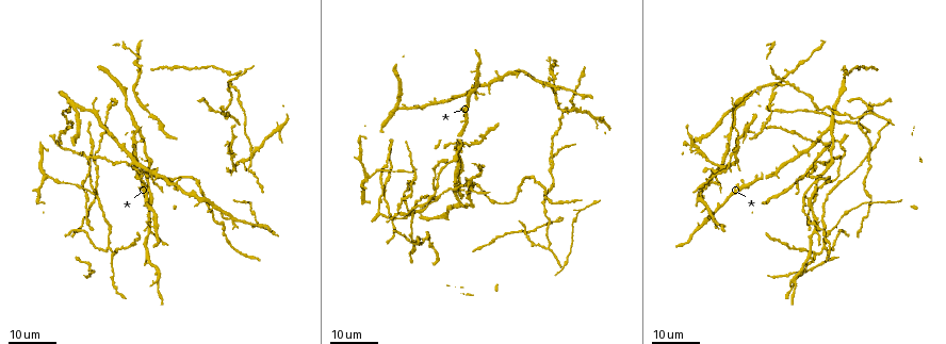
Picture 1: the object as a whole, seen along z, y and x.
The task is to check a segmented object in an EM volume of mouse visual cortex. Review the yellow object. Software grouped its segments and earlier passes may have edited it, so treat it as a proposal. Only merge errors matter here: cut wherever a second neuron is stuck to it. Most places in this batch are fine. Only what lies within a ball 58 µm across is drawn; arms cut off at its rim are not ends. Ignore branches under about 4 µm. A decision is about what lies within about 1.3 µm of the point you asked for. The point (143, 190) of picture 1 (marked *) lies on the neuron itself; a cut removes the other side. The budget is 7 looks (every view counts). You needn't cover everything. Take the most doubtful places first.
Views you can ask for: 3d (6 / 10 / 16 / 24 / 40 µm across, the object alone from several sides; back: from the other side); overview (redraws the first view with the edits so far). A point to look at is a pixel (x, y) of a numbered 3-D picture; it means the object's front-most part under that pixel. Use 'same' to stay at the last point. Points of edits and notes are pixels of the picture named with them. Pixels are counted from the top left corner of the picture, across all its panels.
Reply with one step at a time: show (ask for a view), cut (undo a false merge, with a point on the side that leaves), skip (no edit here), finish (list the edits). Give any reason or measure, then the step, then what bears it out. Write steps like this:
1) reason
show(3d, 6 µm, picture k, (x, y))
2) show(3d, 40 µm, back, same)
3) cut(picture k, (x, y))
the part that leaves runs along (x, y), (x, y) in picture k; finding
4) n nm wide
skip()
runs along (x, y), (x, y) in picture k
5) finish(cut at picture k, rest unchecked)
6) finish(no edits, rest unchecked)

three-way junction
show(3d, 16 µm, picture 1, (90, 160))

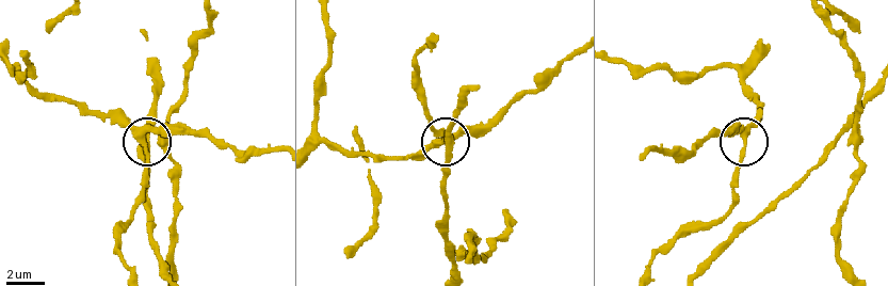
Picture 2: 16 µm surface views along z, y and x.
show(3d, 6 µm, picture 2, (141, 142))

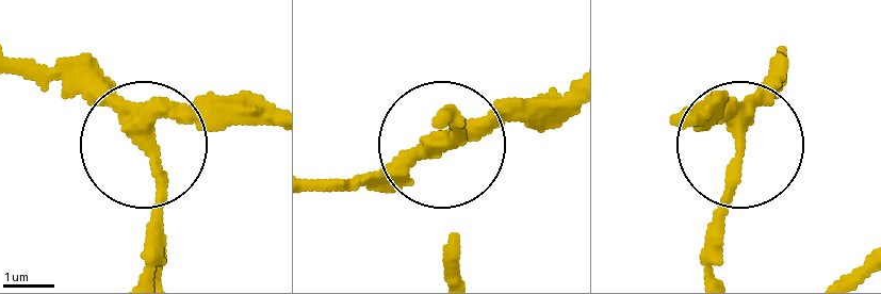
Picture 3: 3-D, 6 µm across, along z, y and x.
3 arms
skip()
runs along (264, 126), (175, 113), (136, 134), (65, 66) in picture 3; one neuron here

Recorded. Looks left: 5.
side arm on a straight run
show(3d, 24 µm, picture 1, (89, 180))

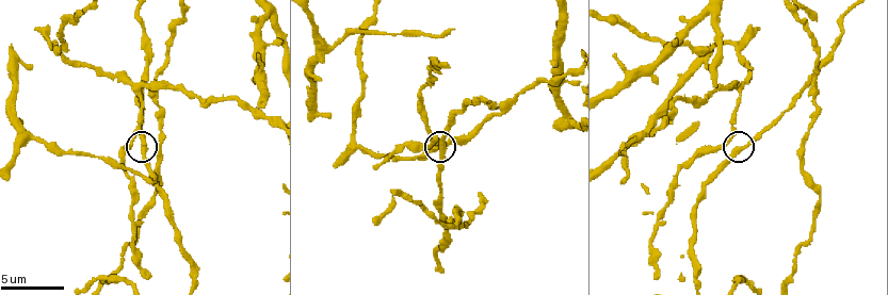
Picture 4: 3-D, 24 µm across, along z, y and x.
show(3d, 6 µm, picture 4, (145, 149))

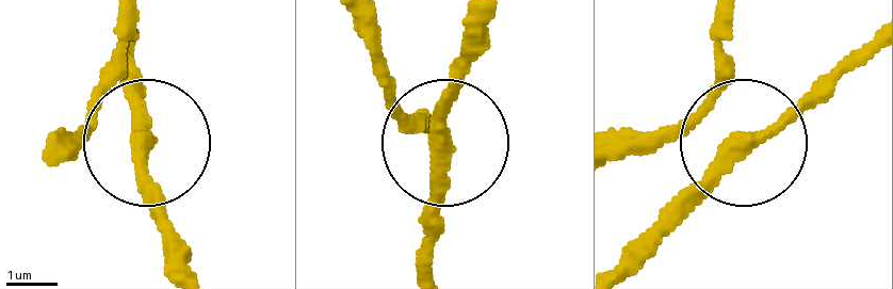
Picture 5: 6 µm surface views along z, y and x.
show(3d, 6 µm, back, picture 5, (739, 147))

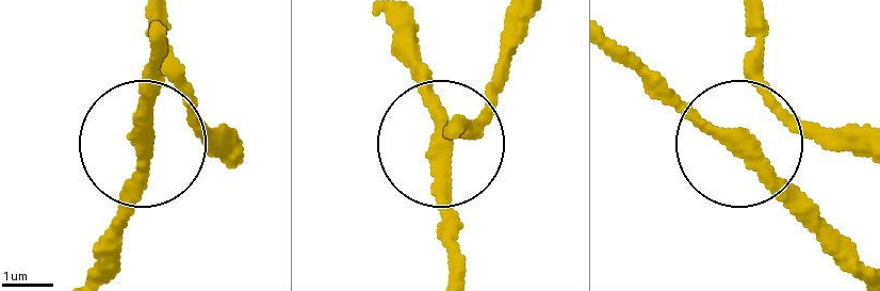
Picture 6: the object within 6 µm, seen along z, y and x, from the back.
260 nm wide
skip()
runs along (750, 12), (750, 151), (835, 237) in picture 6; continuous, no second neuron

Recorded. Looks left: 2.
show(3d, 24 µm, picture 1, (253, 152))

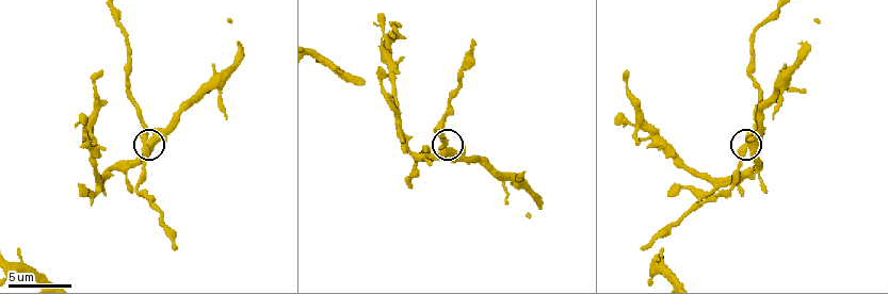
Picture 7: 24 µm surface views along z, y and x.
zoom in
show(3d, 10 µm, picture 7, (144, 147))

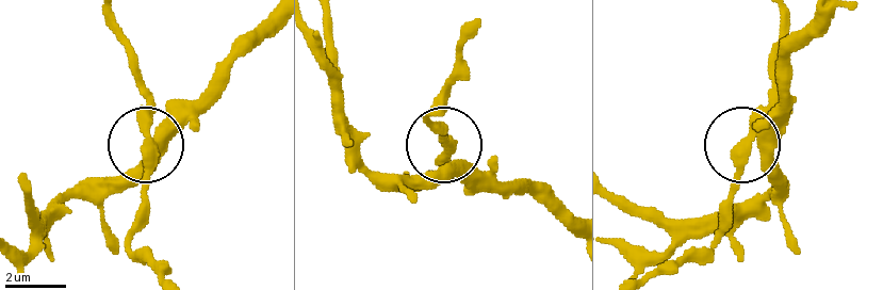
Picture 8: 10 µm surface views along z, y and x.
skip()
one neuron here

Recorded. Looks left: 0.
finish(no edits, rest unchecked)

